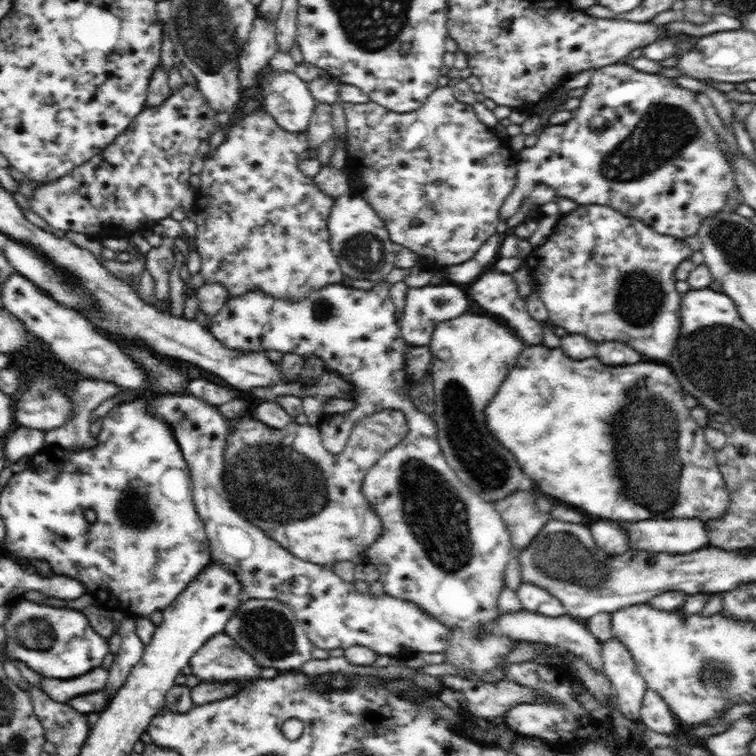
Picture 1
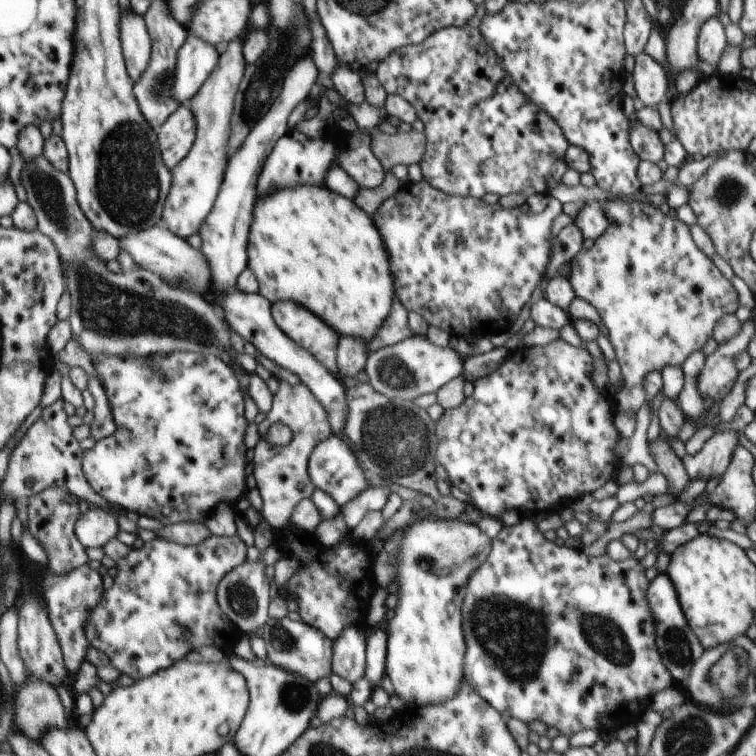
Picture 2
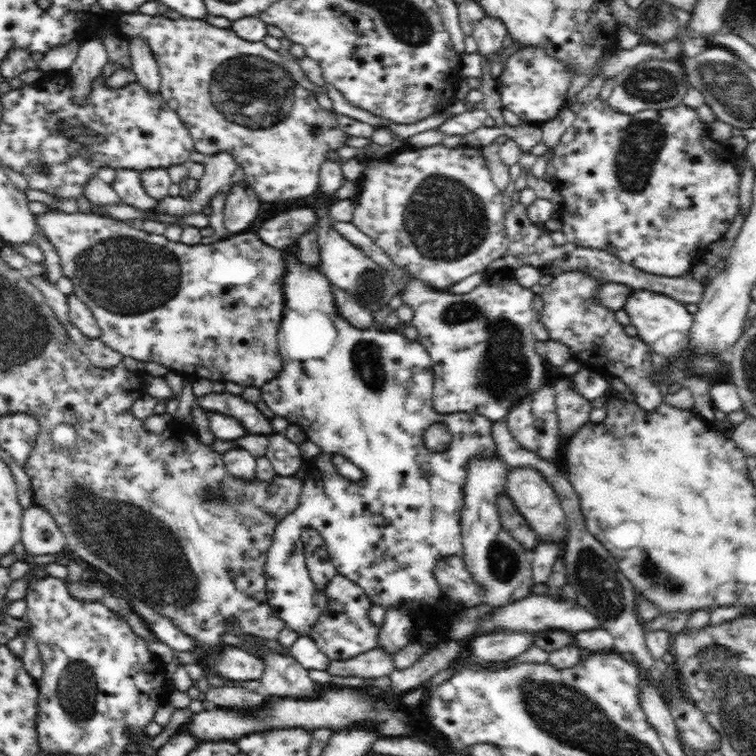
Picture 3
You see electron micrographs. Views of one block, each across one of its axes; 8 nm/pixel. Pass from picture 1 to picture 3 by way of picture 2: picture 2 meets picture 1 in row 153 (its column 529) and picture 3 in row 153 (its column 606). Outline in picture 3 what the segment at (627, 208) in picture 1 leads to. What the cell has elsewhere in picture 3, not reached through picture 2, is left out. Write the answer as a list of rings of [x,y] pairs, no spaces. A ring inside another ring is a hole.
[[[597,98],[597,100],[585,104],[582,111],[576,115],[574,123],[566,130],[560,144],[553,152],[553,160],[554,167],[556,167],[554,185],[563,198],[563,204],[560,206],[562,212],[559,218],[563,226],[561,232],[566,235],[568,243],[588,249],[606,251],[606,253],[616,256],[622,262],[650,274],[670,277],[688,275],[696,262],[702,260],[710,245],[724,238],[730,224],[732,224],[732,220],[738,214],[740,178],[735,170],[736,161],[726,150],[723,142],[711,139],[708,124],[700,119],[697,110],[690,109],[684,104],[672,109],[644,110],[634,115],[626,115],[612,111],[608,102]]]

